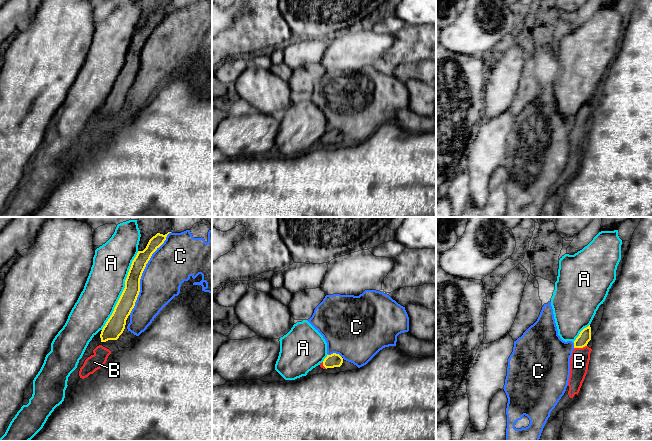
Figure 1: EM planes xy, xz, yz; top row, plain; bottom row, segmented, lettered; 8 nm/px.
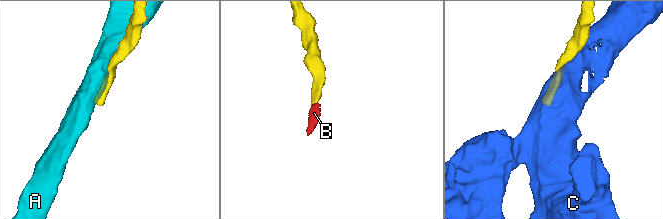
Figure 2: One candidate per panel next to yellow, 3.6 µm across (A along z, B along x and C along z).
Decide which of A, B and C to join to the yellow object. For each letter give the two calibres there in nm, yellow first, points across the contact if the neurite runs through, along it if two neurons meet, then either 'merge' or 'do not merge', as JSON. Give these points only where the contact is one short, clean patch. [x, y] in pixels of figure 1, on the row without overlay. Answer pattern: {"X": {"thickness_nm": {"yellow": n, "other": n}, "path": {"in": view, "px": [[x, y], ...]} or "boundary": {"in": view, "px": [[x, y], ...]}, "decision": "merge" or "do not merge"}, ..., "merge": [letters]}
{"A": {"thickness_nm": {"yellow": 140, "other": 300}, "decision": "do not merge"}, "B": {"thickness_nm": {"yellow": 100, "other": 150}, "path": {"in": "yz", "px": [[584, 113], [580, 123], [579, 137]]}, "decision": "merge"}, "C": {"thickness_nm": {"yellow": 130, "other": 340}, "decision": "do not merge"}, "merge": ["B"]}

